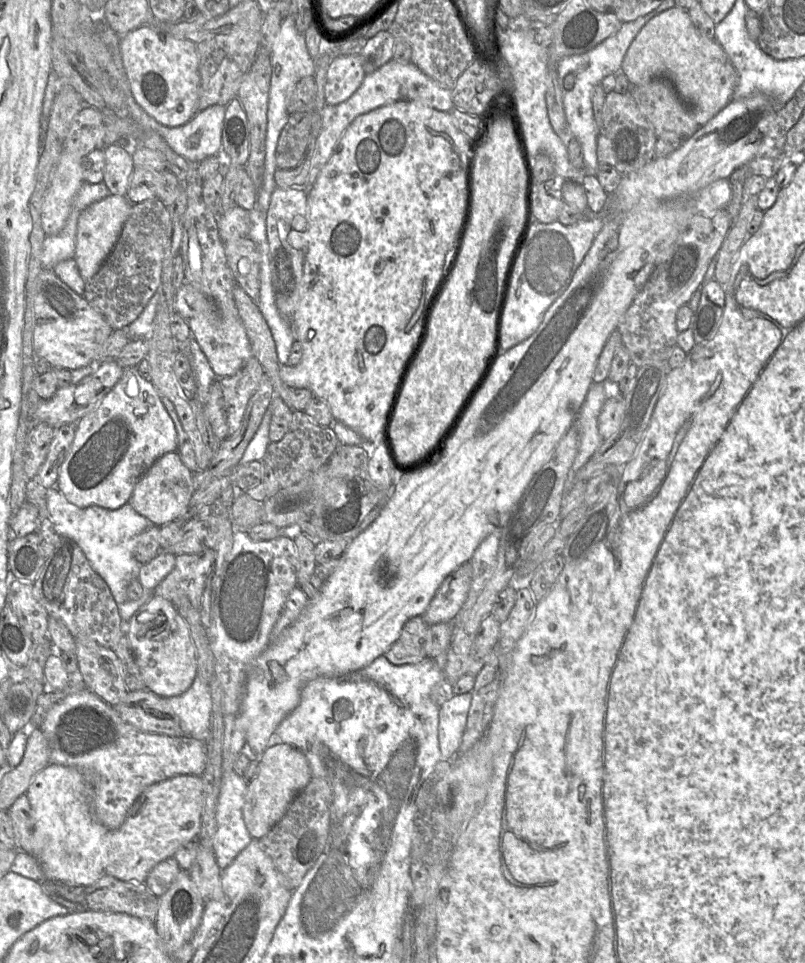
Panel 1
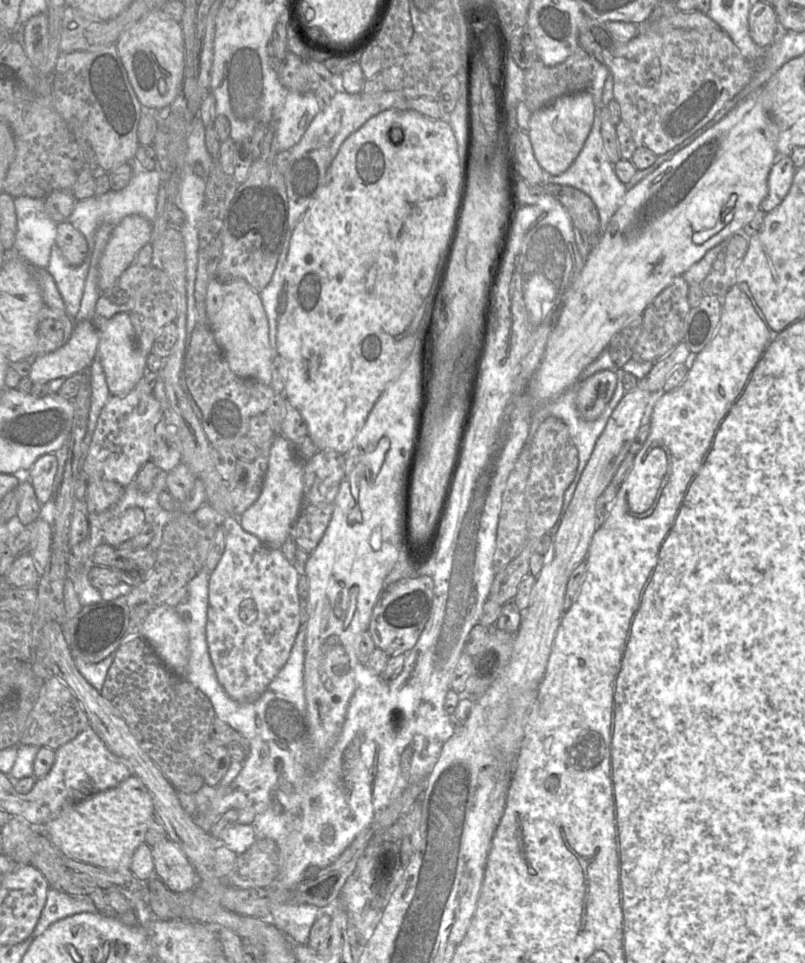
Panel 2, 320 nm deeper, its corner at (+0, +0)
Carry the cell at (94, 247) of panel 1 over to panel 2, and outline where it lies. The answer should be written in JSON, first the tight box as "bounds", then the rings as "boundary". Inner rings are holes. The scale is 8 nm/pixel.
{"bounds":[98,214,153,292],"boundary":[[[137,214],[126,216],[112,228],[99,261],[98,287],[101,292],[113,286],[140,248],[151,242],[152,232],[153,222]]]}

